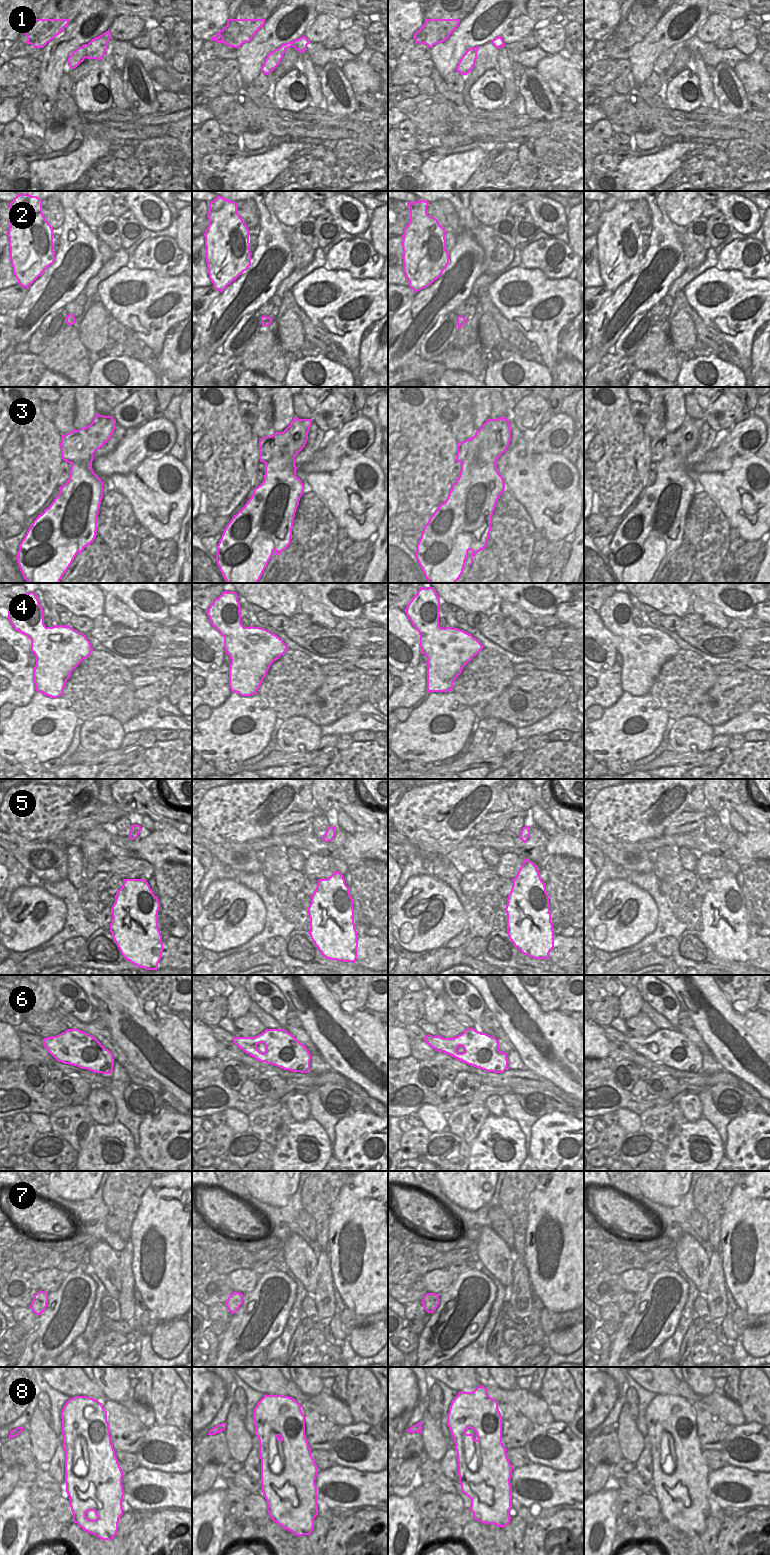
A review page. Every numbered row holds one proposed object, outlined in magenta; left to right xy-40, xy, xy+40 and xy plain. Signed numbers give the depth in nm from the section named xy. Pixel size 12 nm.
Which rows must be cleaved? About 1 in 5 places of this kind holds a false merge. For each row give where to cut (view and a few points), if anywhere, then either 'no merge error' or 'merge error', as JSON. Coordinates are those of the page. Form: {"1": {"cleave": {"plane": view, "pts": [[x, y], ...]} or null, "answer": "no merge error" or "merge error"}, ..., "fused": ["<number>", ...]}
{"1": {"cleave": null, "answer": "no merge error"}, "2": {"cleave": null, "answer": "no merge error"}, "3": {"cleave": {"plane": "xy", "pts": [[307, 433], [277, 444], [265, 463]]}, "answer": "merge error"}, "4": {"cleave": null, "answer": "no merge error"}, "5": {"cleave": null, "answer": "no merge error"}, "6": {"cleave": null, "answer": "no merge error"}, "7": {"cleave": null, "answer": "no merge error"}, "8": {"cleave": null, "answer": "no merge error"}, "fused": ["3"]}

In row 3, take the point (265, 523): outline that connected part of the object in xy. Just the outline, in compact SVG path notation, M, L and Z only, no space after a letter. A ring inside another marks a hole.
M295 434L287 444L276 445L273 448L273 458L265 465L263 482L254 489L245 506L234 515L225 527L217 545L216 561L227 583L257 583L271 559L273 551L275 550L278 556L290 545L293 520L300 498L304 493L304 485L296 476L295 457L305 447L307 439L308 434L306 437L301 434Z

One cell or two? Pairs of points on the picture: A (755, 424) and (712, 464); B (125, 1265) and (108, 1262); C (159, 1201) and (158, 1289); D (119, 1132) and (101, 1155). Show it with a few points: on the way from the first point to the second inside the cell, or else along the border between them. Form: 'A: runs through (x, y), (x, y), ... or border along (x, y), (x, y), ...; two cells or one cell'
A: runs through (744, 432), (723, 453); one cell
B: border along (118, 1253), (121, 1287); two cells
C: runs through (167, 1223), (167, 1267); one cell
D: runs through (112, 1139), (103, 1142), (102, 1148); one cell

